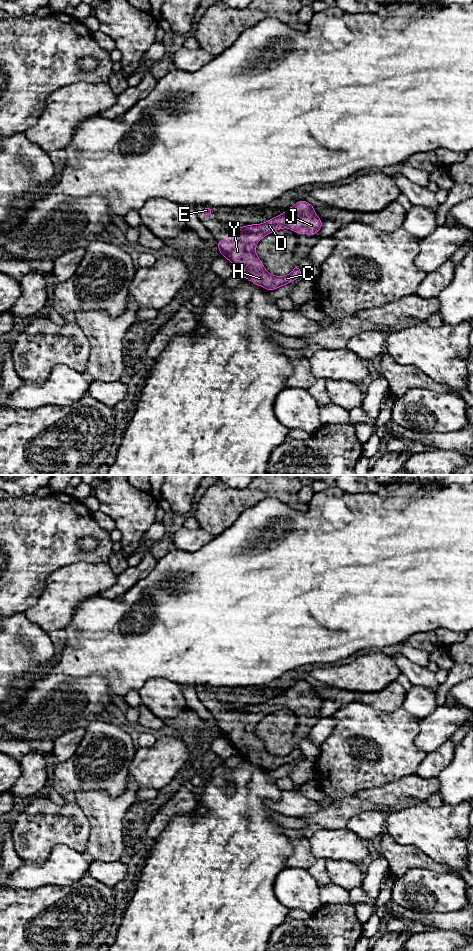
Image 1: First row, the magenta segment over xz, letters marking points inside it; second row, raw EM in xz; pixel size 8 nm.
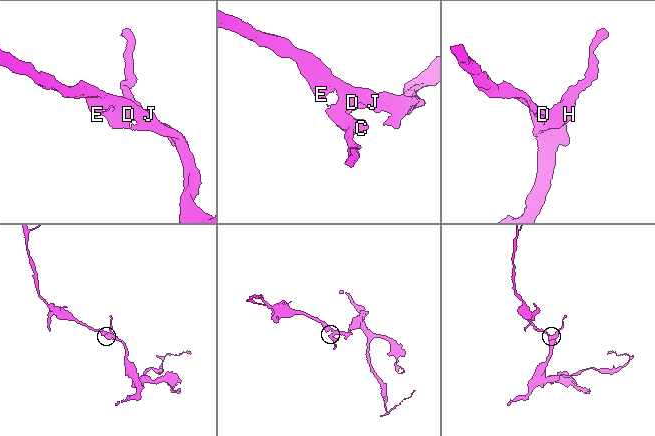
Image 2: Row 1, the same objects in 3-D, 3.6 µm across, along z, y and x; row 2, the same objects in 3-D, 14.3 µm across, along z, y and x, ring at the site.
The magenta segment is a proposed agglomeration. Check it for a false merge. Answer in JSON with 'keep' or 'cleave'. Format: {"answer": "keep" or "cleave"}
{"answer": "keep"}

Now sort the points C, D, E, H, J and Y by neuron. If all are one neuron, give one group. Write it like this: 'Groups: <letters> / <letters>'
Groups: C D E H J Y

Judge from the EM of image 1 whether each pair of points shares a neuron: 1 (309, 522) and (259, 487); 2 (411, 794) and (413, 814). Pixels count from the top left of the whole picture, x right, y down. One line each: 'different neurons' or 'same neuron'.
1: different neurons
2: different neurons

